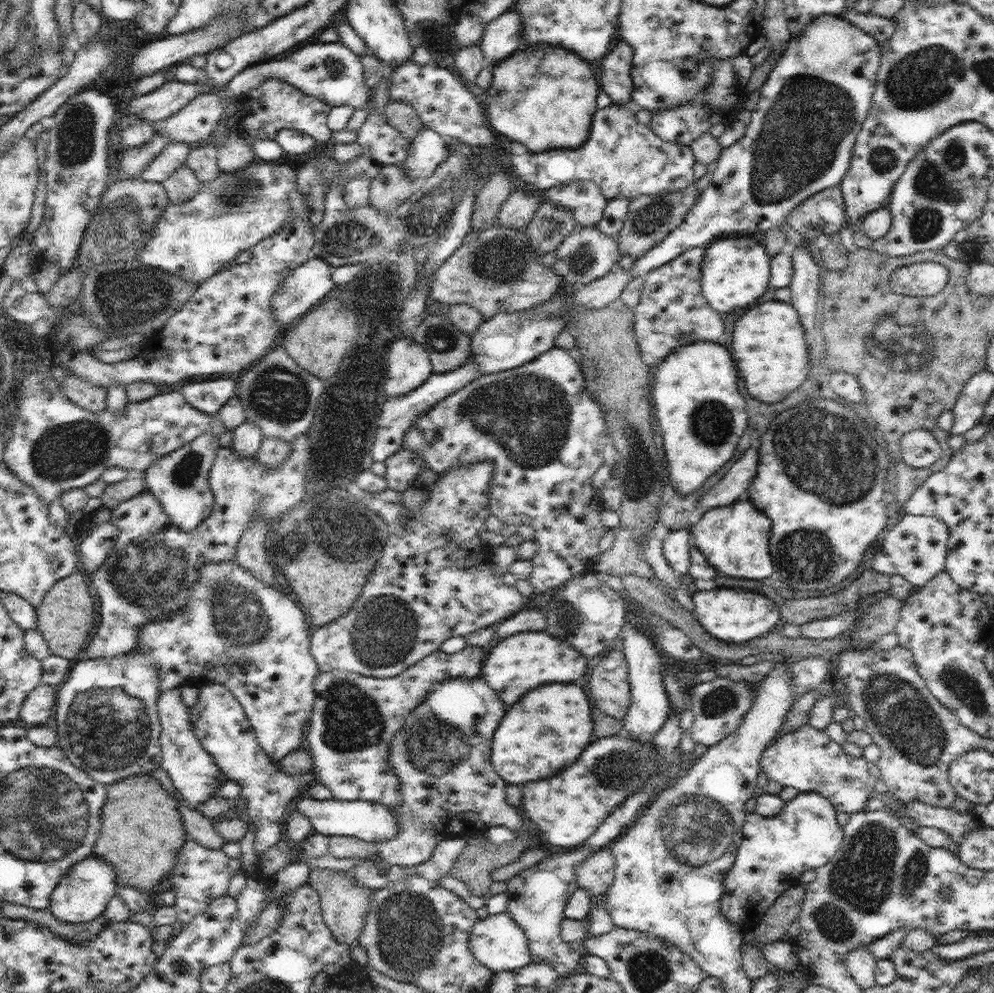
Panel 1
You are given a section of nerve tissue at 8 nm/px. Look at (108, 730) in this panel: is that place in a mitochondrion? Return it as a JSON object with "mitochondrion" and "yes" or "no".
{"mitochondrion":"yes"}

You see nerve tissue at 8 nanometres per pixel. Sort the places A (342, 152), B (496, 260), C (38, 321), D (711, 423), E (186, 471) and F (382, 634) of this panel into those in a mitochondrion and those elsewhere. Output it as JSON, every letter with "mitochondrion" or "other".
{"A":"other","B":"mitochondrion","C":"other","D":"mitochondrion","E":"mitochondrion","F":"mitochondrion"}

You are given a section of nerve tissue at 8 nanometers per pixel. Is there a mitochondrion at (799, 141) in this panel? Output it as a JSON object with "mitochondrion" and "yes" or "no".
{"mitochondrion":"yes"}

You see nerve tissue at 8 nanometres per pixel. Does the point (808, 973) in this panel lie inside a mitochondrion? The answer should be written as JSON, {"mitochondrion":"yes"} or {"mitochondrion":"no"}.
{"mitochondrion":"no"}

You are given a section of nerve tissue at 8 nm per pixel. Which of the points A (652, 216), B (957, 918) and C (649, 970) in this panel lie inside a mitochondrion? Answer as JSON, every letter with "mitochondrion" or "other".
{"A":"mitochondrion","B":"other","C":"mitochondrion"}

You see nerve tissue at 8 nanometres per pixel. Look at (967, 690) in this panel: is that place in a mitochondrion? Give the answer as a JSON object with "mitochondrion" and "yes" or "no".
{"mitochondrion":"yes"}

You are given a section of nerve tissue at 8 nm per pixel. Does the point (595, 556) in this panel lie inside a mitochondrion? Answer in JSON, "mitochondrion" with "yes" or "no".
{"mitochondrion":"no"}

